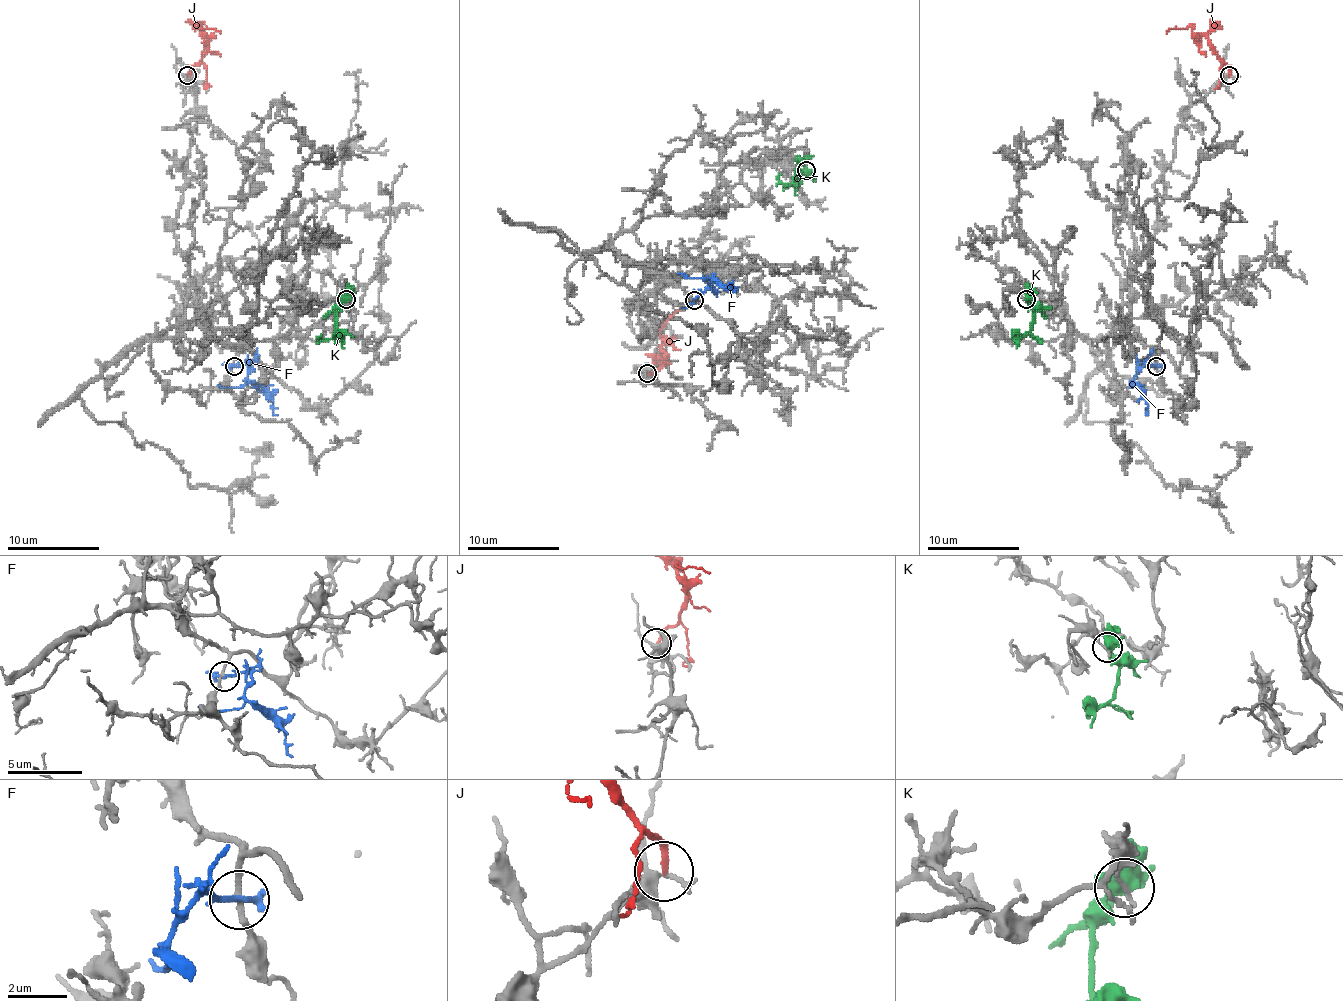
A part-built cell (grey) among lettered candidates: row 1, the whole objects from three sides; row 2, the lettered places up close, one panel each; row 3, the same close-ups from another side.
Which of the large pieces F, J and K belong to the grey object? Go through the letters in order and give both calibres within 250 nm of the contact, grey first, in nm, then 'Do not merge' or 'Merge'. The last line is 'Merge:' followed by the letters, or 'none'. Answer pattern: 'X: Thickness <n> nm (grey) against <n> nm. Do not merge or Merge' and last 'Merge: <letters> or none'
F: Thickness 200 nm (grey) against 140 nm. Do not merge
J: Thickness 360 nm (grey) against 200 nm. Do not merge
K: Thickness 200 nm (grey) against 400 nm. Do not merge
Merge: none

